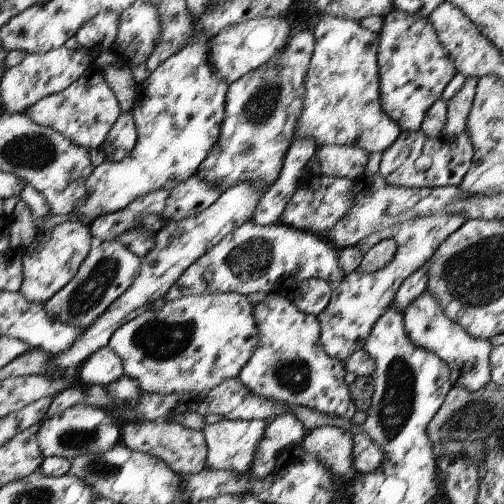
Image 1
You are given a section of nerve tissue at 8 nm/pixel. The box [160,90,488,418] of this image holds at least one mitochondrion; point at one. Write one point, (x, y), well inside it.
(249, 260)

